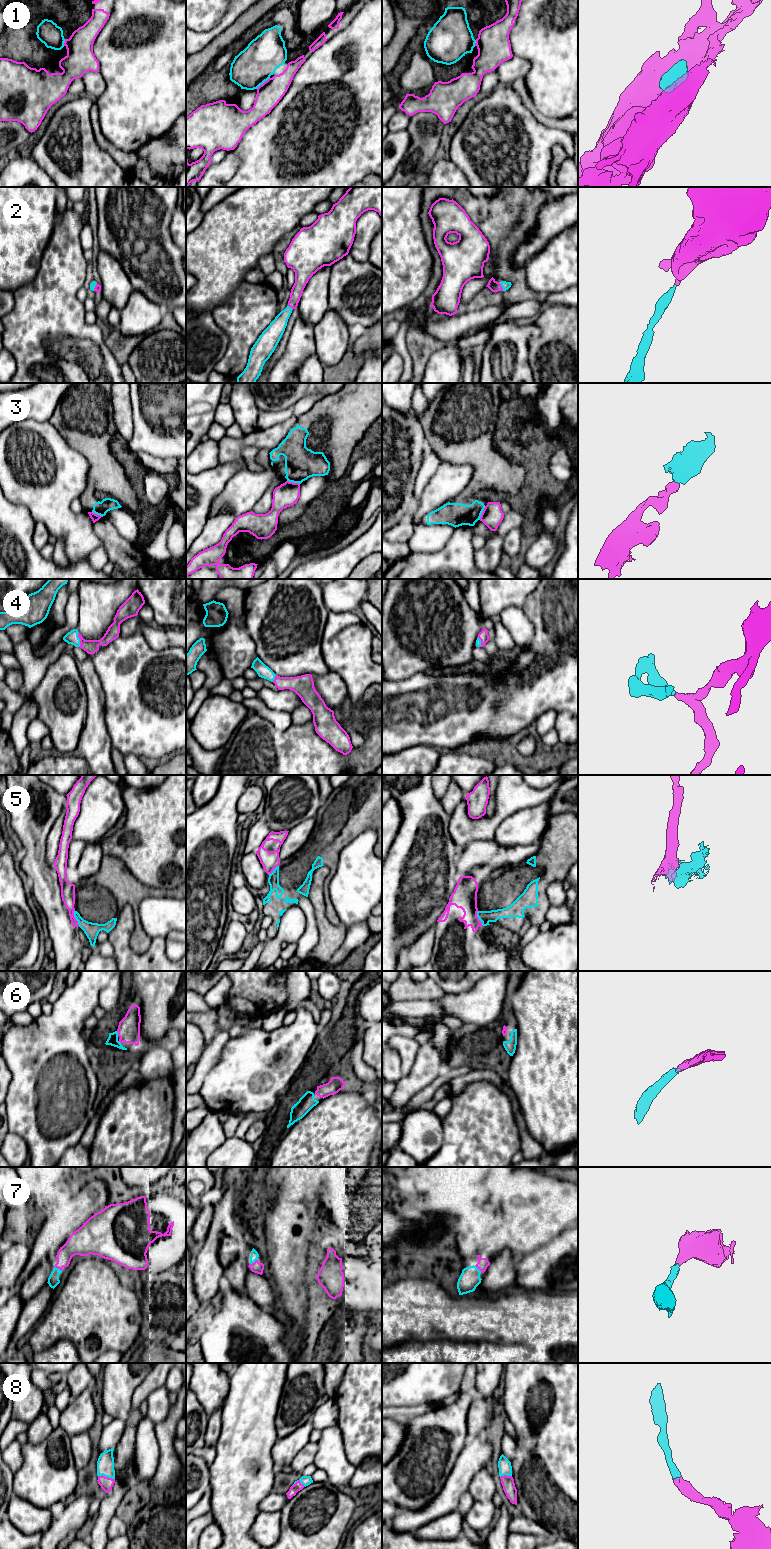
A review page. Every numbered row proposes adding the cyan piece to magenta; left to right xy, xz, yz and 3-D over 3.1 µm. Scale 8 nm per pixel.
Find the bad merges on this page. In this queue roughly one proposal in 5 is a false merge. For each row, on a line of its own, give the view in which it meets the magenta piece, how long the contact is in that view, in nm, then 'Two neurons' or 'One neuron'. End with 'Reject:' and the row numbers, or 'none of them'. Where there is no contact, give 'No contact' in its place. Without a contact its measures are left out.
1: Touches magenta in xz. Shared border 140 nm. One neuron
2: Touches magenta in yz. Shared border 70 nm. One neuron
3: Touches magenta in yz. Shared border 120 nm. Two neurons
4: Touches magenta in xy. Shared border 120 nm. One neuron
5: Touches magenta in xy. Shared border 130 nm. Two neurons
6: Touches magenta in xy. Shared border 40 nm. One neuron
7: Touches magenta in xy. Shared border 80 nm. One neuron
8: Touches magenta in xy. Shared border 140 nm. One neuron
Reject: 3, 5

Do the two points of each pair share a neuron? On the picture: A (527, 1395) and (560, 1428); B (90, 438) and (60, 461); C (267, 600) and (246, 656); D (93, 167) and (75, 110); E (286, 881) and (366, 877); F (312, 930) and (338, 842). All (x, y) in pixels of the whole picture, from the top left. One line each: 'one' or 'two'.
A: one
B: two
C: two
D: one
E: two
F: two

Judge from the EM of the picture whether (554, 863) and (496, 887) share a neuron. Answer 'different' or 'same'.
same

